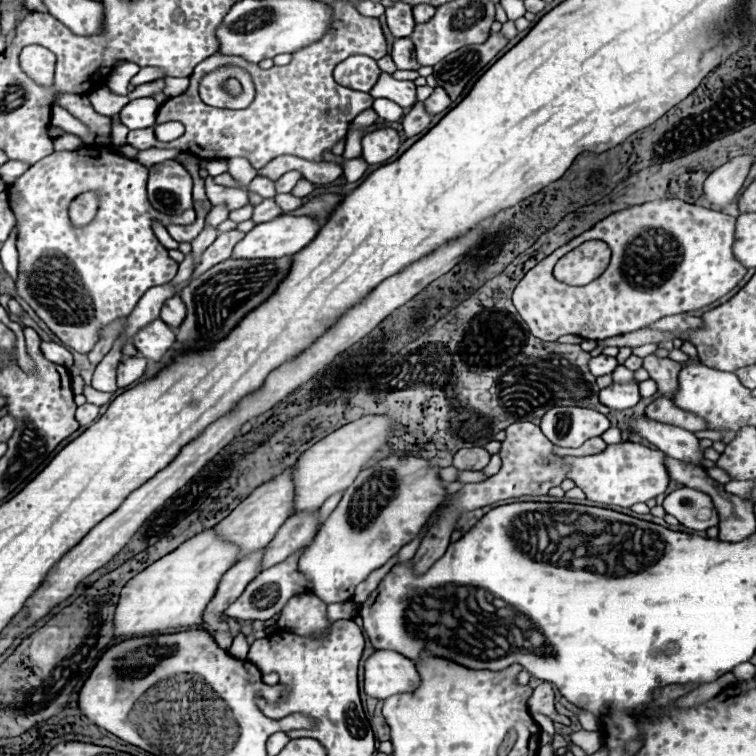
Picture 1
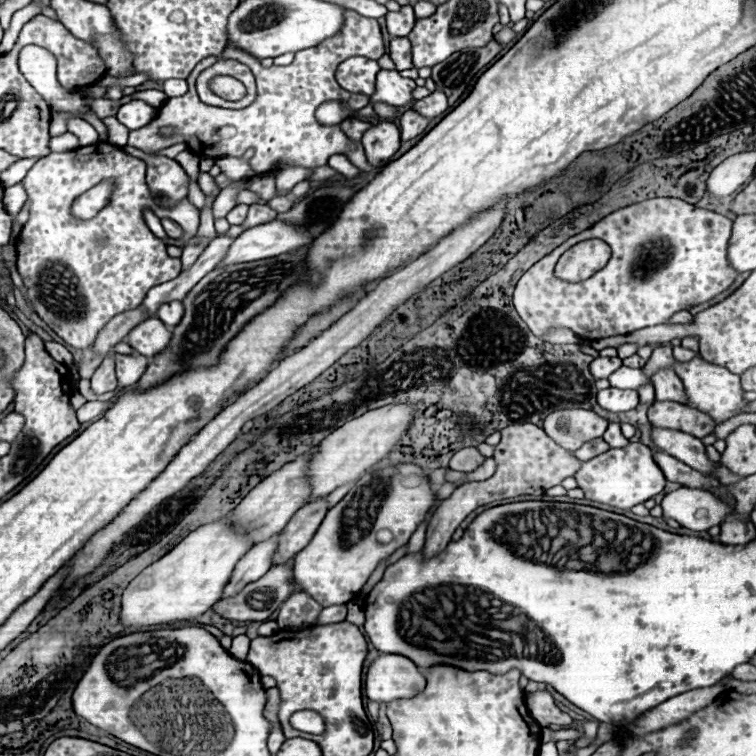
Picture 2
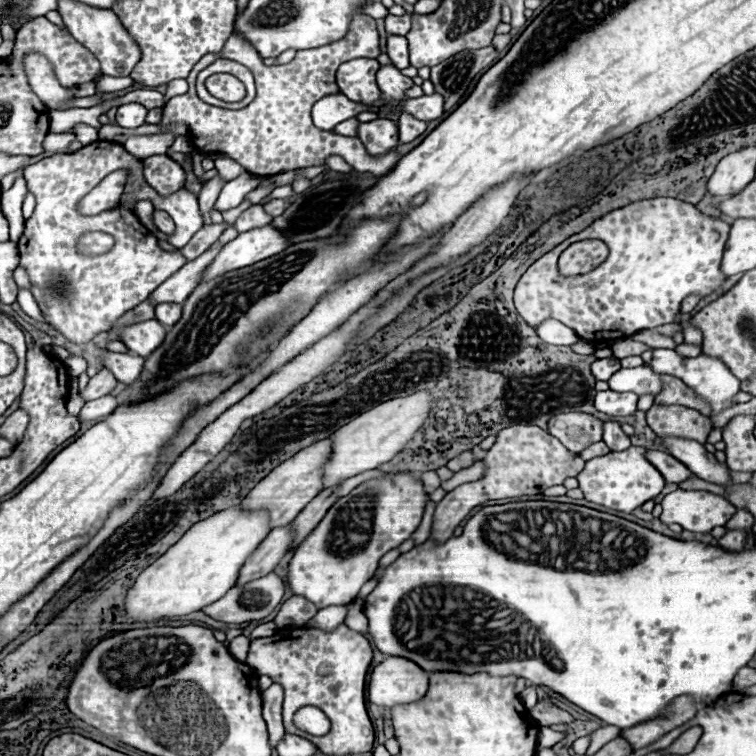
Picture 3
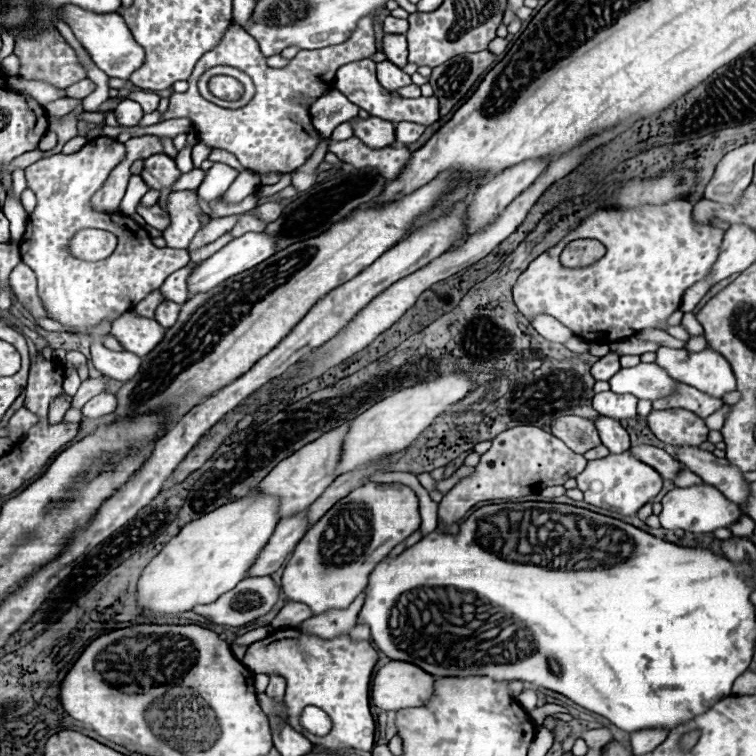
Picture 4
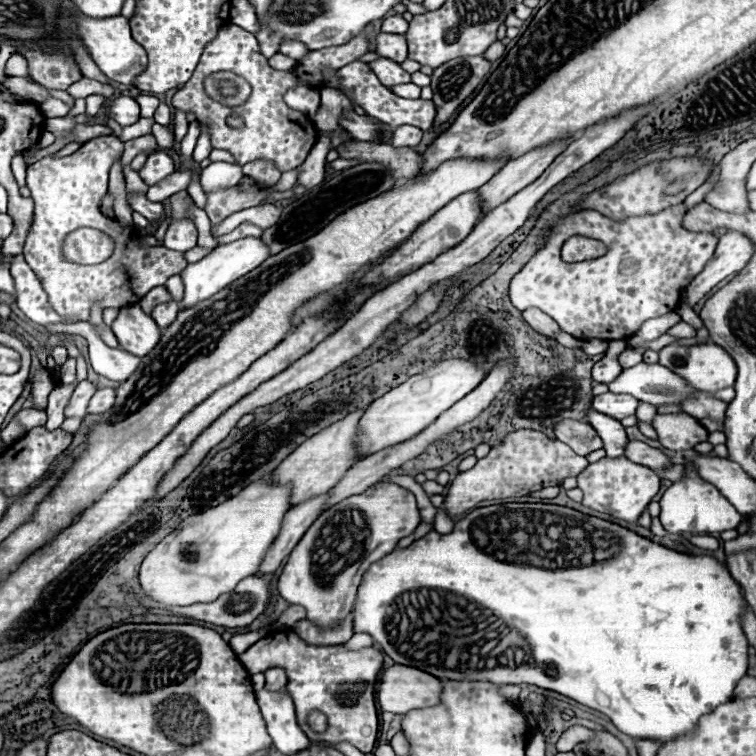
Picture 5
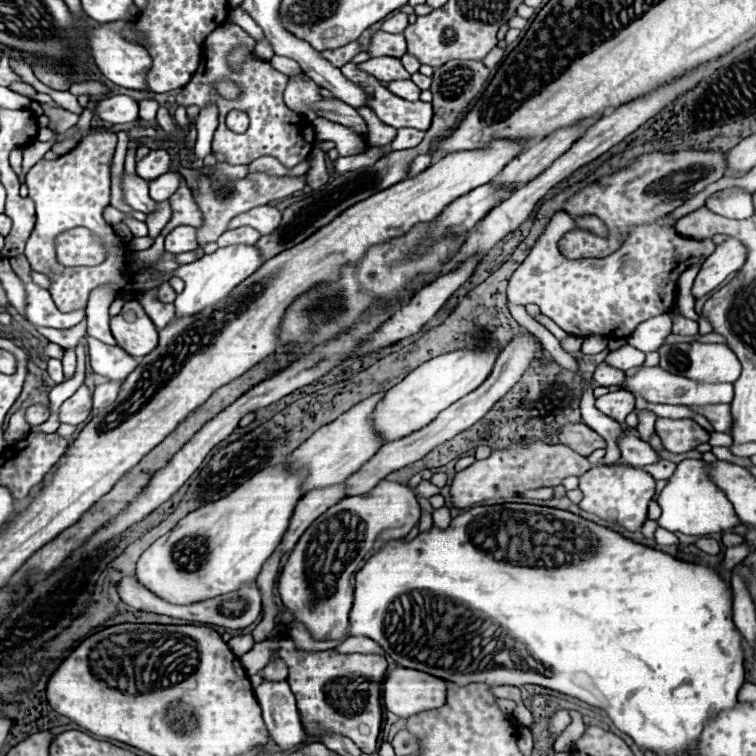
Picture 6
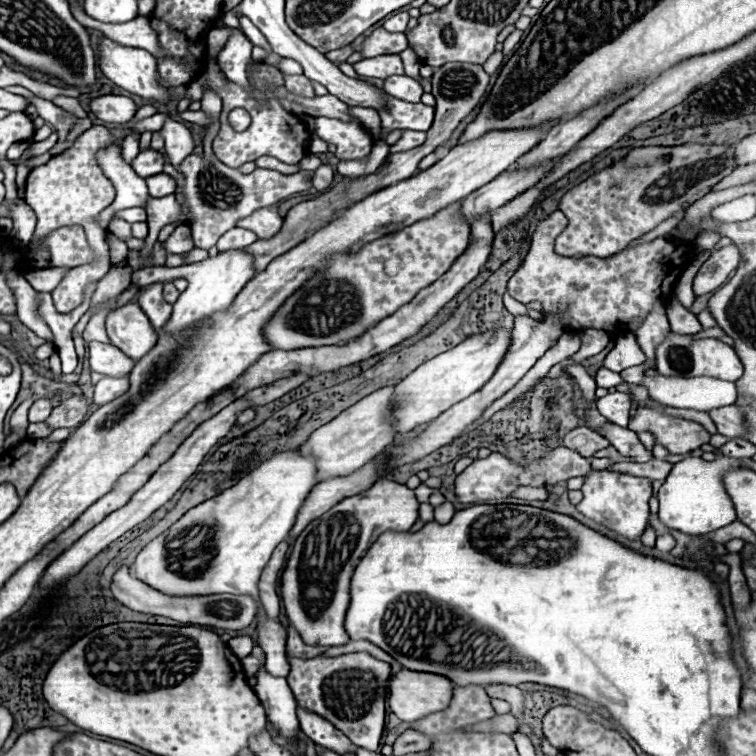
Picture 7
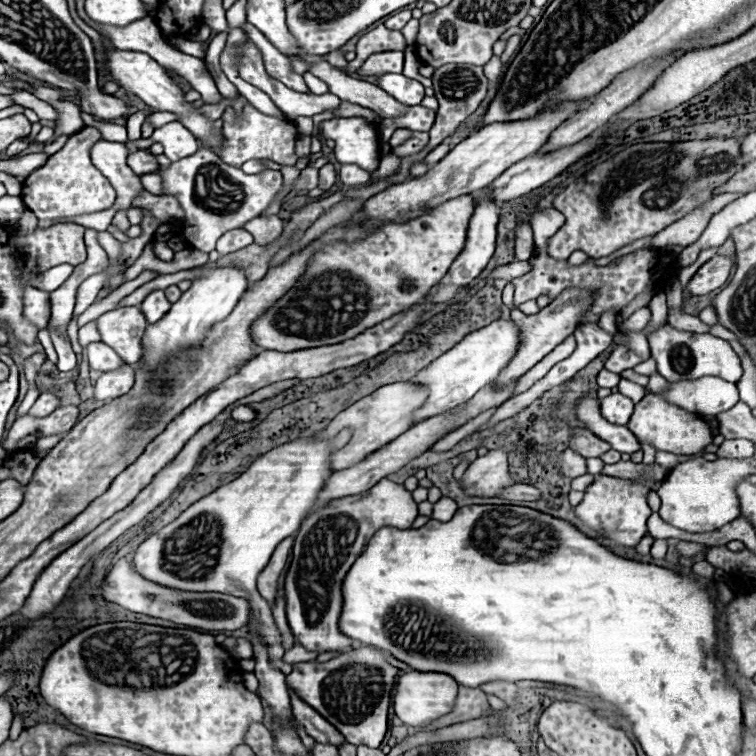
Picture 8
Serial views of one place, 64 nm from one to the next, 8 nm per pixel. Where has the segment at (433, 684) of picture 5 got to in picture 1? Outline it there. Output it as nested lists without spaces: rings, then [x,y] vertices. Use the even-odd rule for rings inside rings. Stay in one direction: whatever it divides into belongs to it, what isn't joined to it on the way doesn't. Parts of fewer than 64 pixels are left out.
[[[376,650],[364,666],[364,690],[376,700],[412,692],[420,684],[420,674],[406,656],[392,650]]]

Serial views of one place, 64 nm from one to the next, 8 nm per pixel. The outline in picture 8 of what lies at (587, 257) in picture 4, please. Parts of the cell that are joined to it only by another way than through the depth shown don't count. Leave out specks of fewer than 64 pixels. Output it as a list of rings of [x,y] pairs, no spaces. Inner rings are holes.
[[[708,138],[708,140],[688,140],[688,142],[642,142],[624,148],[606,162],[594,166],[576,182],[568,184],[556,198],[554,208],[566,216],[566,224],[558,234],[554,234],[546,246],[546,252],[554,260],[568,260],[576,250],[586,252],[590,258],[604,258],[616,250],[658,234],[666,226],[684,218],[692,210],[706,204],[712,196],[712,190],[726,184],[742,166],[748,162],[740,152],[740,140],[734,138]]]

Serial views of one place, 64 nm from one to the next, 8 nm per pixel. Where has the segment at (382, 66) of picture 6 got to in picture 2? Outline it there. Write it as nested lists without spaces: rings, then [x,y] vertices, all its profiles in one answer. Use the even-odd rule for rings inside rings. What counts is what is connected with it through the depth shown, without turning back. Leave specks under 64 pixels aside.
[[[380,70],[376,76],[376,94],[371,96],[370,103],[366,107],[357,112],[356,118],[358,120],[371,118],[376,102],[384,102],[390,106],[408,106],[412,102],[414,88],[416,88],[414,80],[402,78],[398,70]]]

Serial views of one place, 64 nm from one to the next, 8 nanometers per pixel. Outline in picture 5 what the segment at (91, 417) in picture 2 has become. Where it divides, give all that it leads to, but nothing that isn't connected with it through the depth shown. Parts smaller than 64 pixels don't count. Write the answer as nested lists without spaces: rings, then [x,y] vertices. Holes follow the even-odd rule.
[[[98,388],[90,400],[88,412],[90,414],[104,414],[106,410],[110,410],[114,406],[114,398],[116,398],[114,388]]]

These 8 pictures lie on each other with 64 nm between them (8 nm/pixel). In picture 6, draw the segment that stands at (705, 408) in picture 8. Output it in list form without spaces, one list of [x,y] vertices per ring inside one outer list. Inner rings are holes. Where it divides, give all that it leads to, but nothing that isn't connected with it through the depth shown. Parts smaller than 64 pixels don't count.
[[[640,368],[636,376],[626,378],[622,386],[608,387],[610,392],[628,390],[634,394],[644,396],[648,402],[656,404],[676,404],[676,406],[710,406],[710,404],[730,404],[734,400],[734,386],[732,384],[710,384],[710,382],[690,382],[690,378],[678,378],[666,370],[654,368]]]

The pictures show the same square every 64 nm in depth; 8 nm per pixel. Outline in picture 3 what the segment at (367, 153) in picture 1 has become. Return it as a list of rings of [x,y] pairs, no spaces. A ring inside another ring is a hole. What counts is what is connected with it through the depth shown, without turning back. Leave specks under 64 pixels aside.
[[[378,118],[372,122],[360,122],[358,138],[364,142],[366,150],[372,156],[382,156],[382,154],[396,148],[398,126],[388,118]]]

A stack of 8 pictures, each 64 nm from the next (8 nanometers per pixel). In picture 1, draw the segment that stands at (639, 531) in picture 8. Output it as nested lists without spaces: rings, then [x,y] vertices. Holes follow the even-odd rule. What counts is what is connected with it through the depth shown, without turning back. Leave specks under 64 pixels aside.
[[[622,442],[608,446],[604,452],[584,458],[566,456],[566,462],[572,464],[568,478],[576,482],[578,488],[584,490],[588,500],[602,502],[602,504],[614,504],[622,508],[630,508],[632,504],[646,502],[650,498],[656,498],[662,494],[670,482],[666,466],[664,466],[664,452],[650,450],[642,444],[634,442]]]

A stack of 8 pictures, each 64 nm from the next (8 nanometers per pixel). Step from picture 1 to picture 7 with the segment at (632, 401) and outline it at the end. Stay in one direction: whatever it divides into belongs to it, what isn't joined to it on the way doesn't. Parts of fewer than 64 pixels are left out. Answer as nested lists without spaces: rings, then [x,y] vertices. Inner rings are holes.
[[[610,392],[604,398],[596,400],[598,412],[618,426],[628,426],[630,406],[632,406],[632,400],[624,392]]]

